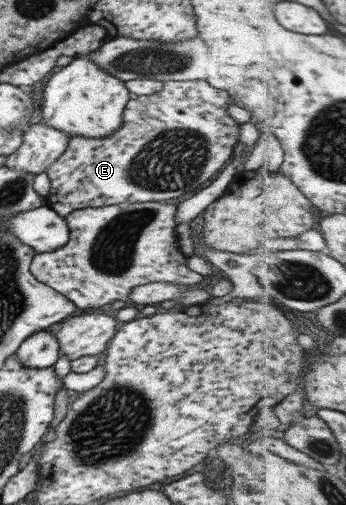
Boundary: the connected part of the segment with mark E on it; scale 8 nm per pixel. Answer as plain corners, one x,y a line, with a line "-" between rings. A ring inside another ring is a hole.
204,79
163,82
163,87
157,93
129,99
123,109
121,126
111,136
101,139
87,139
78,136
68,138
65,152
53,164
49,165
47,171
45,171
47,178
49,178
49,194
43,198
45,205
49,206
57,215
63,218
65,215
69,215
71,211
85,209
85,207
103,207
123,202
143,203
165,201
165,199
175,200
175,197
182,196
187,191
193,191
193,189
201,187
207,179
211,179
219,169
223,168
223,165
231,159
238,147
238,124
236,120
227,115
229,111
228,103
229,95
223,90
211,87

